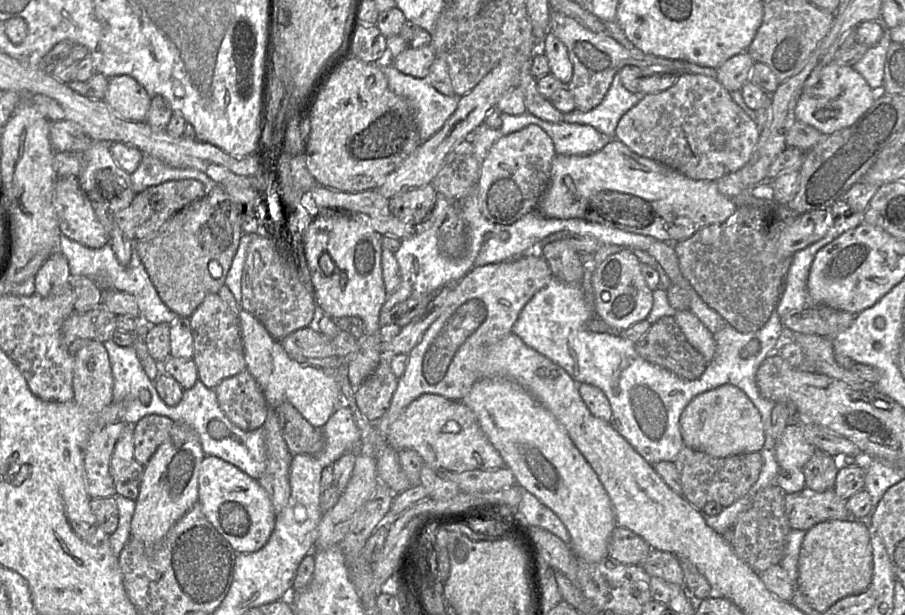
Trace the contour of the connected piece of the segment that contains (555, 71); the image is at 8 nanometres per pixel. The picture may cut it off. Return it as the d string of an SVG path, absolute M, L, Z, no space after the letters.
M548 31L540 44L540 50L547 57L549 74L567 86L572 78L572 64L566 46L551 31Z

